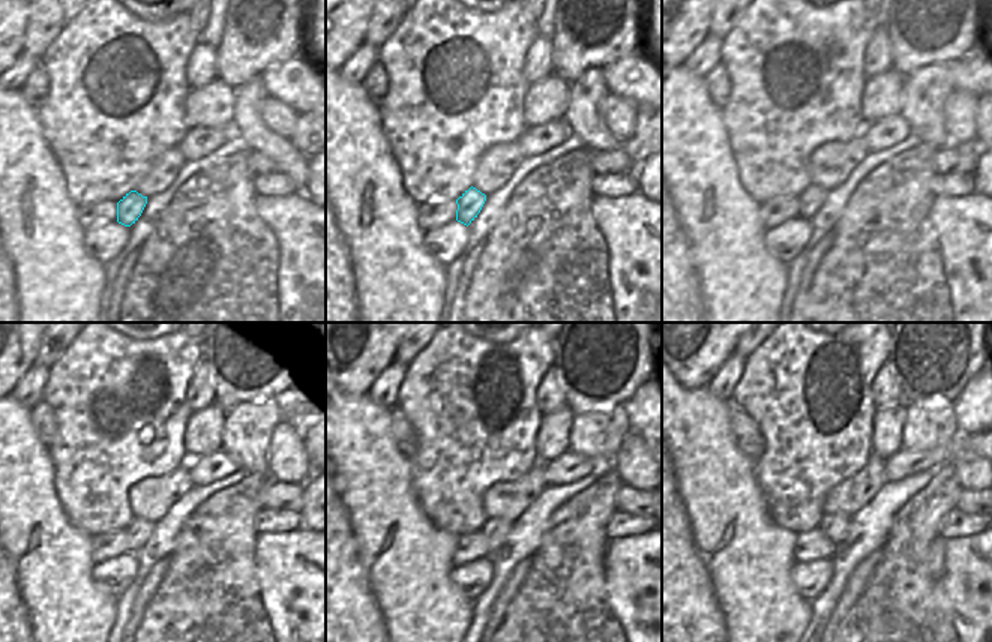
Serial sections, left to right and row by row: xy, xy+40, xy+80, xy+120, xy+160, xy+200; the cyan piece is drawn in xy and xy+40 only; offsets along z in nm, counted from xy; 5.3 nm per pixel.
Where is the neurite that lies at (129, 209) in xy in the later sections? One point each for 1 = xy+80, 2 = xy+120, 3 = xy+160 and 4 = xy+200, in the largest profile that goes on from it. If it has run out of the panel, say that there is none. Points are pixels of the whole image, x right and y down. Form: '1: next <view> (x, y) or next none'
1: next xy+80 (809, 201)
2: next xy+120 (140, 531)
3: next xy+160 (496, 530)
4: next xy+200 (835, 527)

